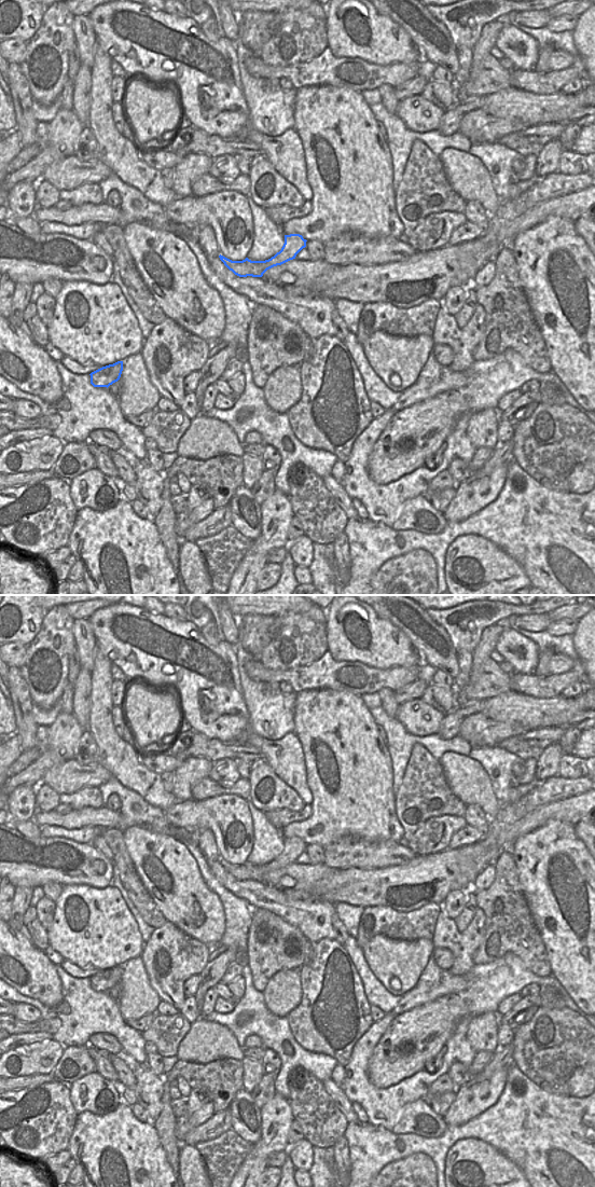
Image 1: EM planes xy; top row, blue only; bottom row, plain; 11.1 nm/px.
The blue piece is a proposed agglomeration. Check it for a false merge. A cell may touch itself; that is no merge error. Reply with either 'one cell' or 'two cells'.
one cell

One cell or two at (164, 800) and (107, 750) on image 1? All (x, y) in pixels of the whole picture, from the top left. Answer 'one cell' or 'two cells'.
one cell

